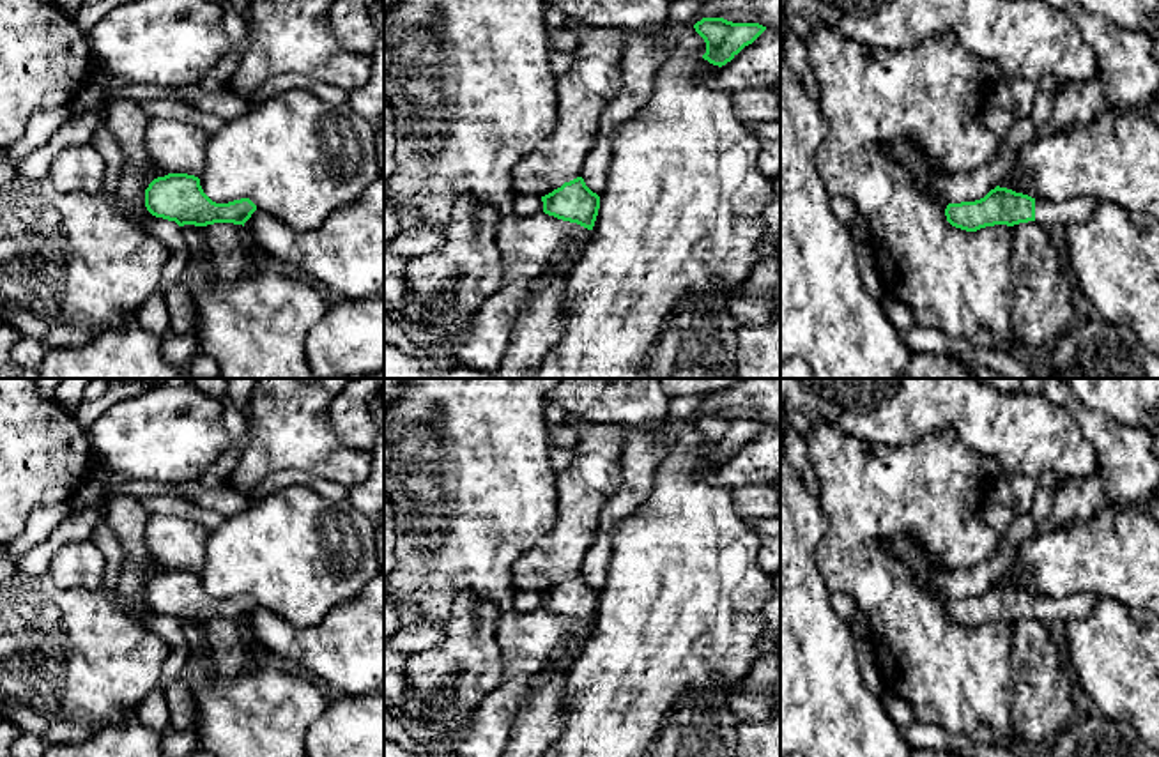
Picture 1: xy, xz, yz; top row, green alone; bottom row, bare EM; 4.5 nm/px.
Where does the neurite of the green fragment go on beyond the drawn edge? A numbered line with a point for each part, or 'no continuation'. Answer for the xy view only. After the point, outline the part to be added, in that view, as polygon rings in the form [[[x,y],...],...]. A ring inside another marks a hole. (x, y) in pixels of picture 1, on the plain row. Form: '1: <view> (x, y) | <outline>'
no continuation

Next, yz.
1: yz (1076, 605) | [[[1074,593],[1062,598],[1035,594],[1035,619],[1046,624],[1079,619],[1088,616],[1097,601],[1097,596],[1086,593]]]

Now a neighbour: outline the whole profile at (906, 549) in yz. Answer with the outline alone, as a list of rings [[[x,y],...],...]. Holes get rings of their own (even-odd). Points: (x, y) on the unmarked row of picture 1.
[[[894,536],[887,541],[887,548],[915,571],[933,570],[927,552],[911,536]]]

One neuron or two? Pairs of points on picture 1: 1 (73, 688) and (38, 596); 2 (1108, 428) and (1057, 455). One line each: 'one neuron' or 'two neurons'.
1: one neuron
2: two neurons

